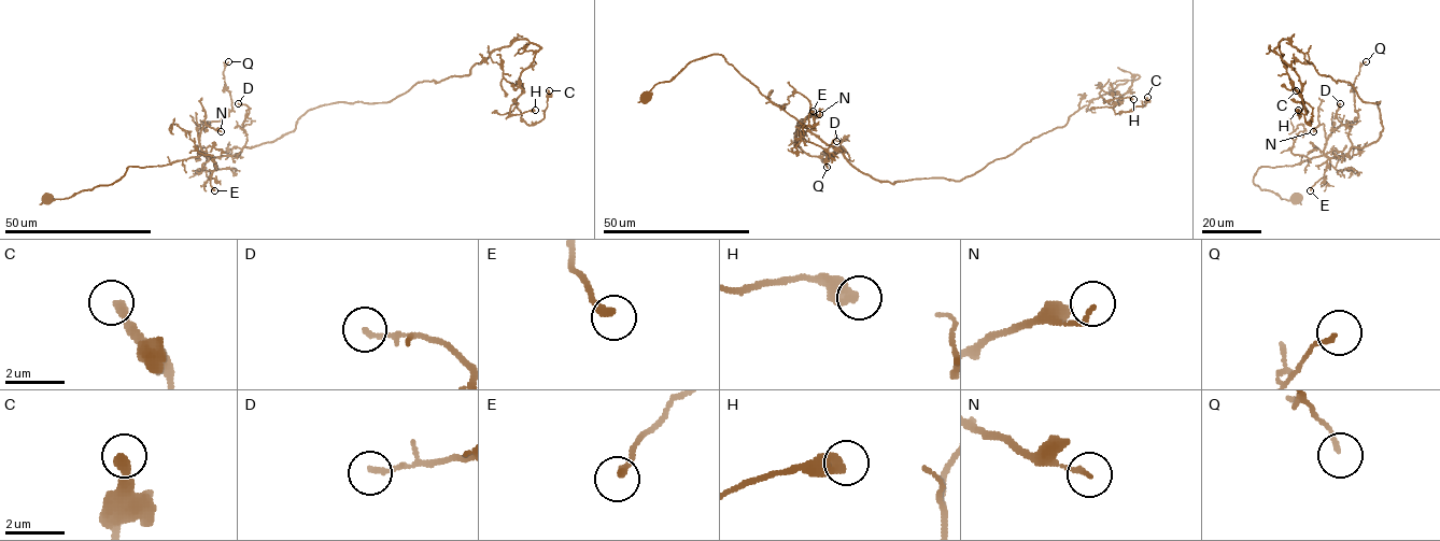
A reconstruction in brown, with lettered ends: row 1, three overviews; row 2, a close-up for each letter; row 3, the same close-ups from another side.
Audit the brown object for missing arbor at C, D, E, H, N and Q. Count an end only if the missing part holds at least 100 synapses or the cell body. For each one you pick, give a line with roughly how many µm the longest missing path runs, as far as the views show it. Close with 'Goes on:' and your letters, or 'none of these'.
Goes on: none of these

